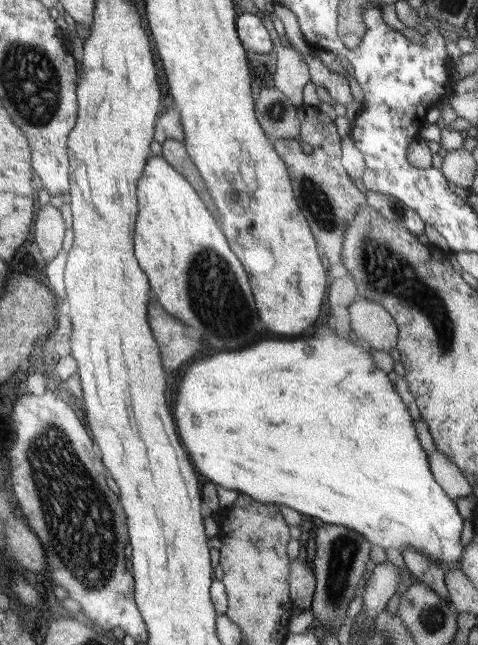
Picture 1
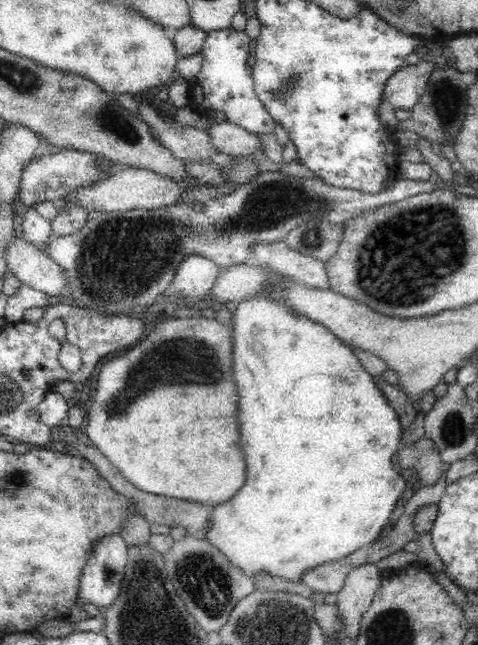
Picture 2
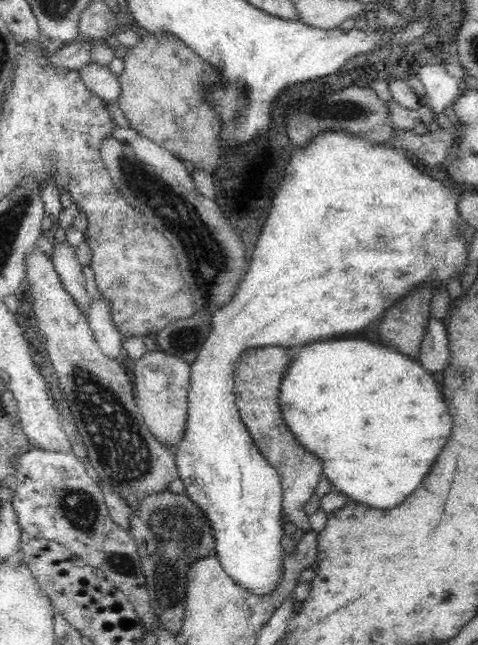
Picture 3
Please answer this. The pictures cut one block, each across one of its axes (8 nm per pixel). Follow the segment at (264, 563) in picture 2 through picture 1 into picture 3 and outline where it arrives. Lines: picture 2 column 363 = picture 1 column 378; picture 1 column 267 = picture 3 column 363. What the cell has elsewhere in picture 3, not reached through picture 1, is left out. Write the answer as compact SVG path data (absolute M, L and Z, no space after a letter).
M328 340L328 342L311 343L294 351L295 354L282 371L278 385L278 404L281 419L292 433L295 441L310 454L313 454L323 468L323 474L349 500L374 508L390 509L402 504L414 490L422 484L428 472L432 470L436 458L442 454L451 433L451 418L446 405L443 403L441 392L436 389L436 382L432 375L426 372L421 364L410 357L384 346L374 346L368 340Z

